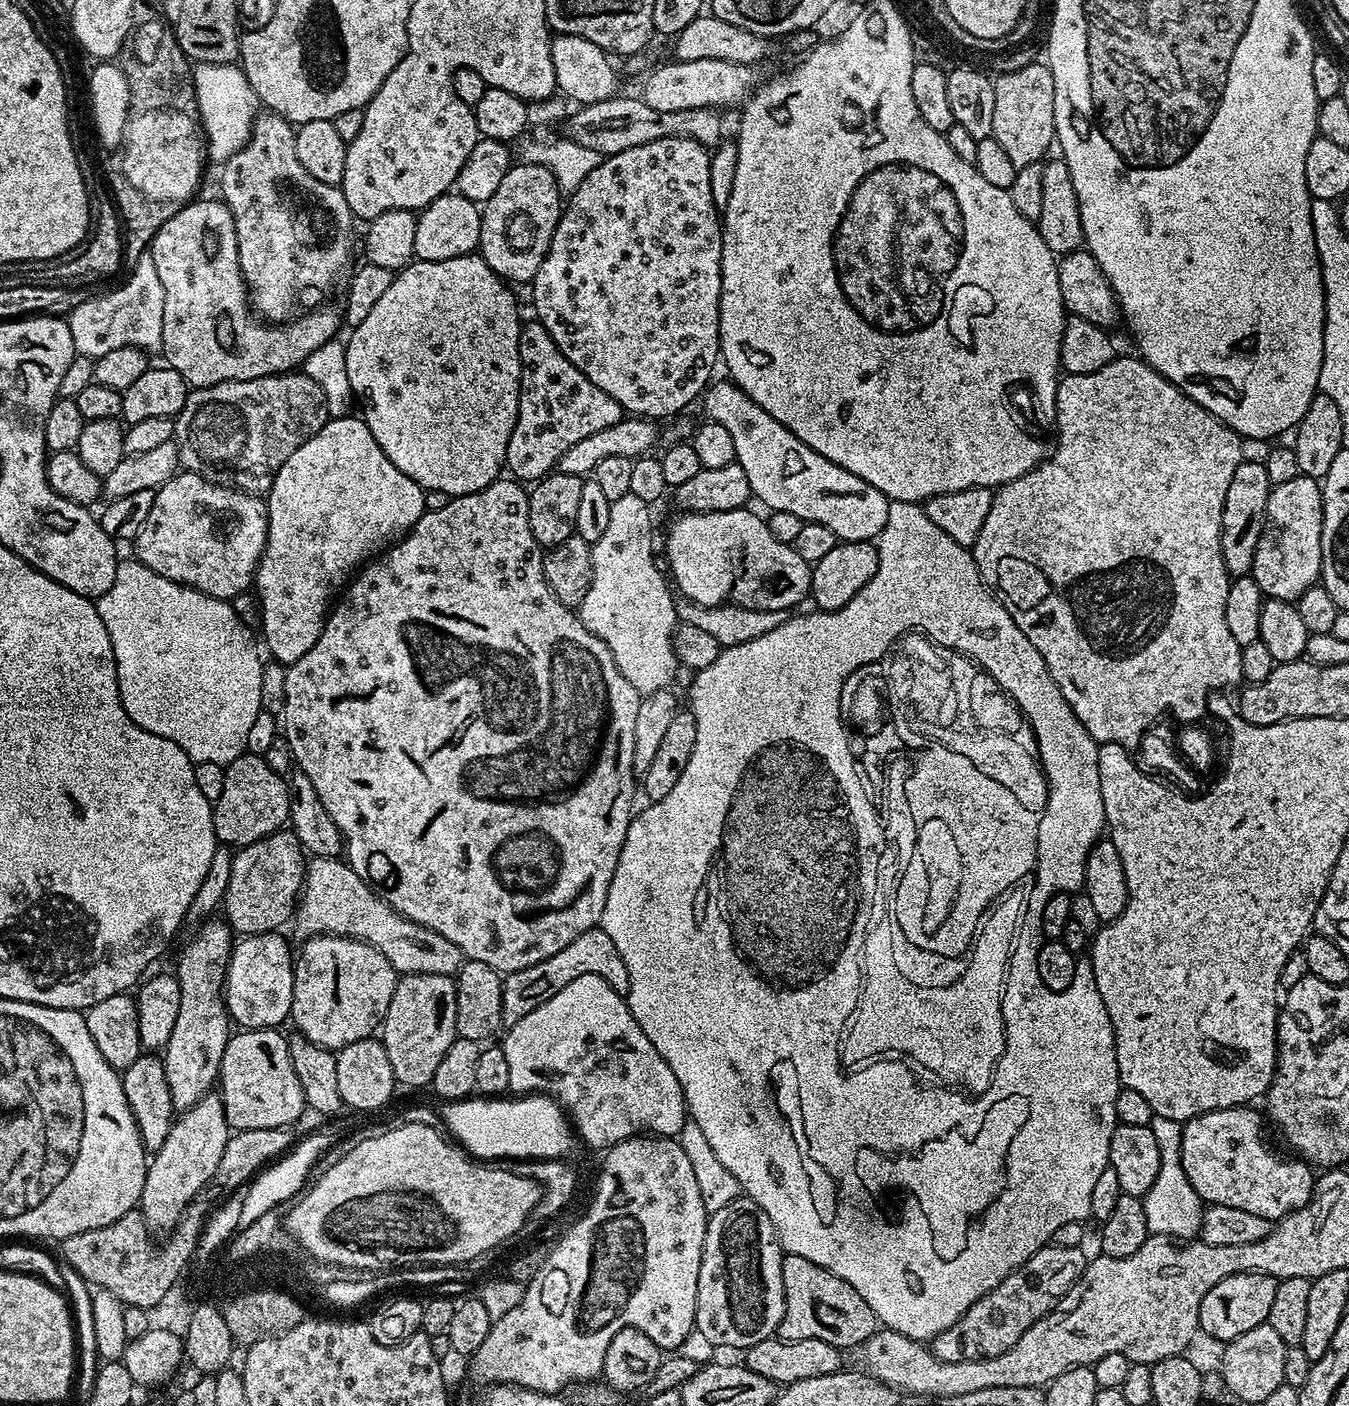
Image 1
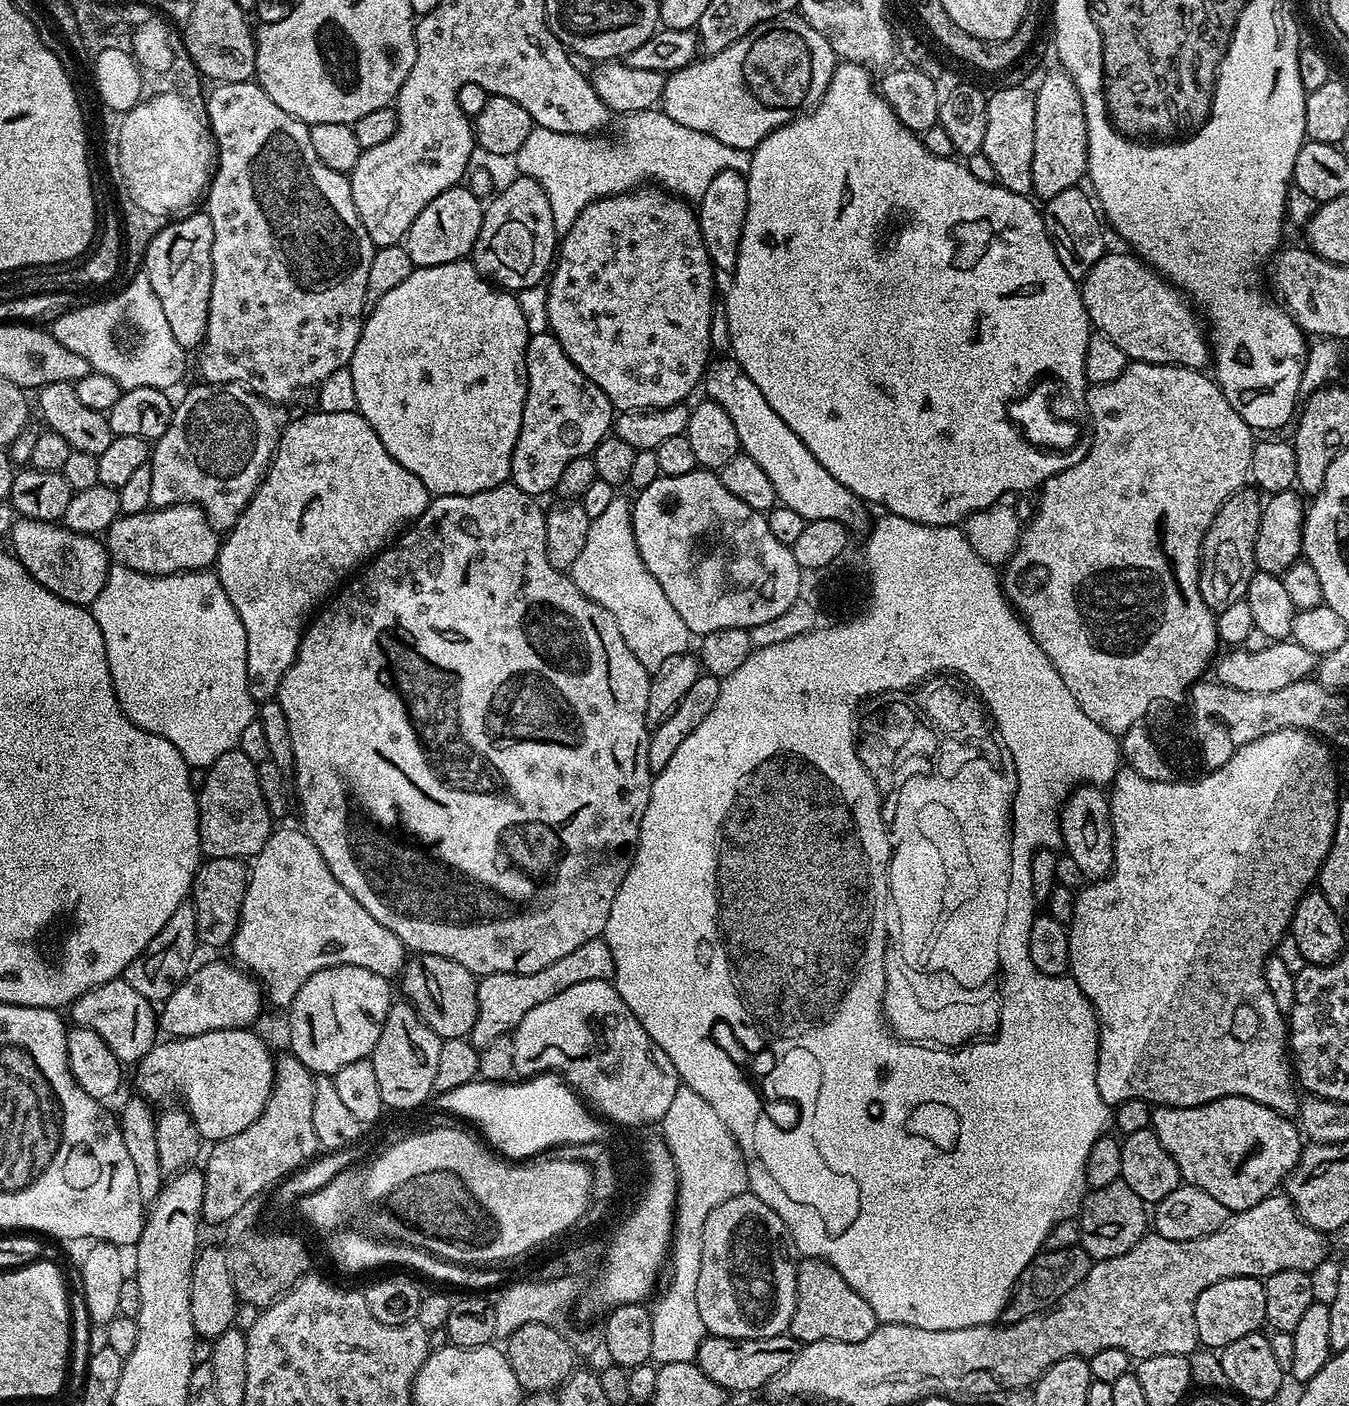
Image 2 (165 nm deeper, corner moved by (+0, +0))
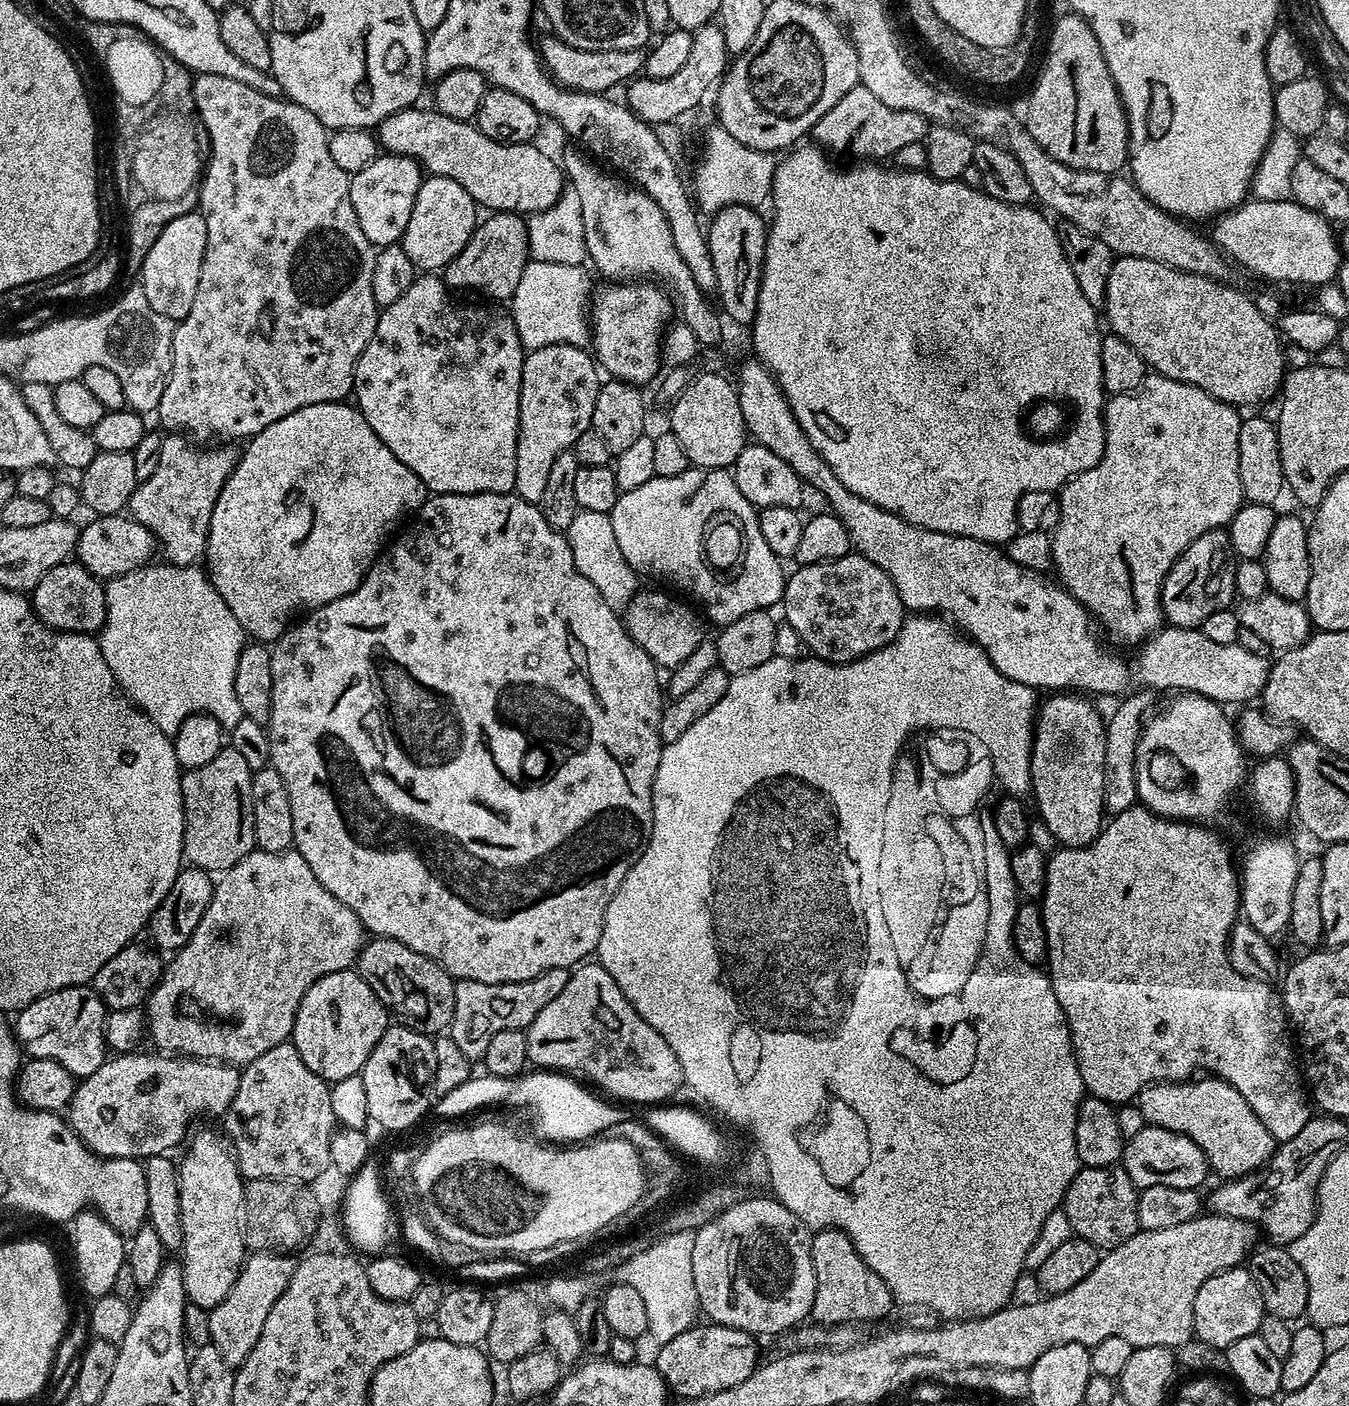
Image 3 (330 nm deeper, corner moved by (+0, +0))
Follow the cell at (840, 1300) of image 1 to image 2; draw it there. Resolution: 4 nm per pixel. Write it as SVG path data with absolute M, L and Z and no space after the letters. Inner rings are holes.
M801 1259L796 1266L796 1305L792 1321L788 1324L788 1332L801 1345L823 1340L838 1342L862 1342L862 1338L870 1338L878 1327L874 1310L870 1310L870 1302L858 1294L824 1260Z

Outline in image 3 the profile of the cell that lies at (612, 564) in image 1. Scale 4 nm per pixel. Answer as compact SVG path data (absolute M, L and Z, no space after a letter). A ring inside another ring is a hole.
M578 510L574 520L566 529L566 535L578 572L593 582L602 599L611 608L623 609L636 594L640 580L622 557L622 550L619 549L618 540L614 535L611 515L600 511Z

